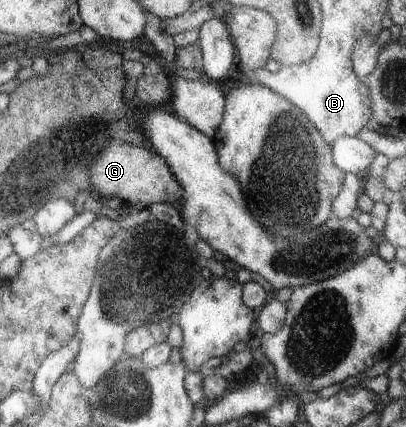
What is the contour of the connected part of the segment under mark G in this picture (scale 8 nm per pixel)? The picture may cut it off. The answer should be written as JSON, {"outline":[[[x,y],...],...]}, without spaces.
{"outline":[[[110,141],[102,145],[102,153],[98,153],[88,165],[88,191],[92,198],[118,199],[122,204],[149,207],[156,203],[179,205],[180,185],[174,181],[172,173],[164,165],[164,161],[152,153],[149,147],[141,147],[125,141]]]}

